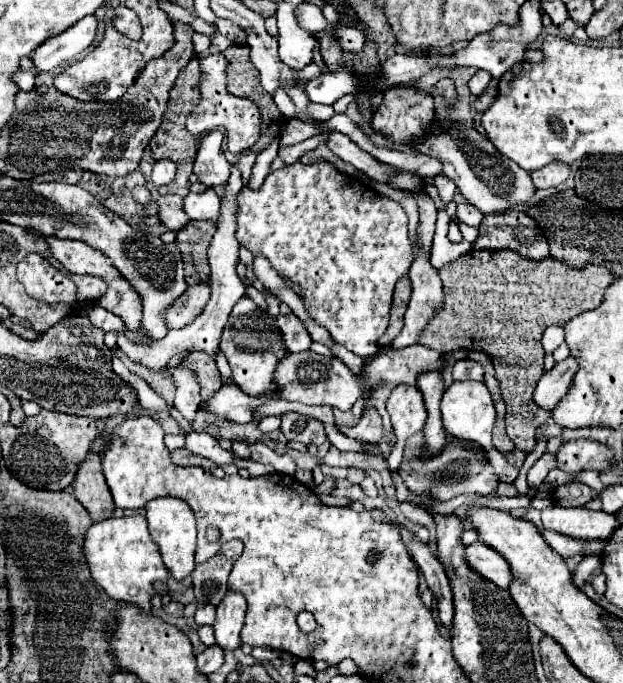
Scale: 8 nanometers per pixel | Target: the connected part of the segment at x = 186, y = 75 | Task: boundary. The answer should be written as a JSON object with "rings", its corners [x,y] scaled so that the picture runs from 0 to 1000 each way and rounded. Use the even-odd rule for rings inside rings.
{"rings":[[[310,83],[287,107],[278,130],[271,133],[271,157],[262,168],[262,180],[252,189],[252,195],[242,204],[242,221],[249,233],[274,233],[284,242],[284,256],[278,262],[278,268],[255,274],[258,286],[300,286],[303,283],[303,256],[307,256],[307,245],[310,245],[310,233],[313,233],[313,221],[319,218],[319,204],[310,201],[300,186],[297,177],[307,168],[307,163],[319,154],[323,148],[323,133],[319,133],[319,116],[323,116],[323,101],[319,101],[319,86]]]}

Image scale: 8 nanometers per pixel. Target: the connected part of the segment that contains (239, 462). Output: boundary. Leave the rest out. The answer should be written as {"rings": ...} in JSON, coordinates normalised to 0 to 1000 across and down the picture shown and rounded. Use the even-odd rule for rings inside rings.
{"rings":[[[376,666],[376,679],[382,685],[393,685],[400,688],[401,697],[425,697],[430,694],[441,693],[441,688],[433,681],[422,681],[416,676],[406,675],[404,672],[400,673],[390,673],[382,671],[379,666]]]}

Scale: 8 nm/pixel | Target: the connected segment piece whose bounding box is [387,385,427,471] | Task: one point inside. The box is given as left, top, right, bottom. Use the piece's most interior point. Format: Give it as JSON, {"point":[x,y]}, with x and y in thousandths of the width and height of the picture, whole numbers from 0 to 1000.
{"point":[650,593]}

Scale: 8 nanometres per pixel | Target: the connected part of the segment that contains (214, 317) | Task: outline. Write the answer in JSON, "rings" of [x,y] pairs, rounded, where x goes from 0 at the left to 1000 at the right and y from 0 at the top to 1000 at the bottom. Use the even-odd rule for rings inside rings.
{"rings":[[[380,245],[371,247],[371,259],[364,265],[364,280],[358,286],[358,306],[355,306],[355,321],[348,327],[348,341],[342,344],[339,350],[339,359],[335,359],[335,388],[339,388],[339,438],[335,444],[329,447],[326,458],[310,470],[303,473],[300,479],[294,482],[274,482],[262,496],[249,499],[246,505],[220,505],[220,502],[210,502],[194,485],[188,485],[188,505],[213,526],[213,529],[223,529],[230,534],[236,534],[242,543],[255,543],[258,537],[265,537],[271,531],[274,523],[294,517],[294,514],[326,514],[339,523],[348,520],[352,514],[352,496],[355,496],[355,488],[358,488],[358,479],[368,467],[368,458],[374,452],[374,447],[380,444],[380,438],[387,438],[393,432],[393,417],[387,414],[387,408],[380,406],[377,400],[377,388],[384,382],[384,356],[377,350],[377,288],[380,283],[387,280],[390,274],[390,259],[387,259],[387,250]]]}

